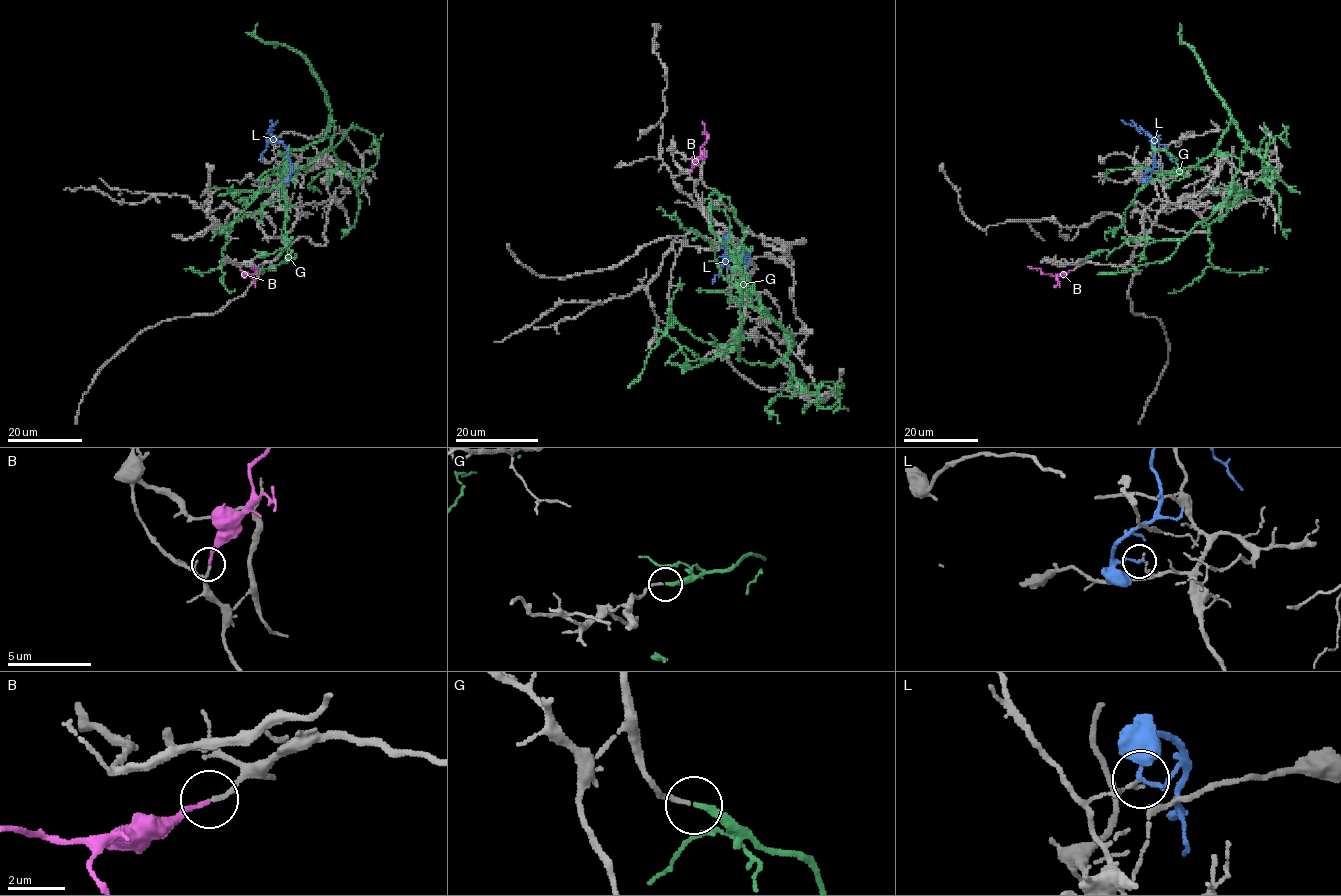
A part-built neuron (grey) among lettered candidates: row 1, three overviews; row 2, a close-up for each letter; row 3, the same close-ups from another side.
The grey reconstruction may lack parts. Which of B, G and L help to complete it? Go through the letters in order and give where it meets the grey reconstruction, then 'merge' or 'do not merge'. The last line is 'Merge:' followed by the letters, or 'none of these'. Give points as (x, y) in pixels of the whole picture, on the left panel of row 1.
B: contact (241, 270); merge
G: contact (259, 256); do not merge
L: contact (287, 177); do not merge
Merge: B

